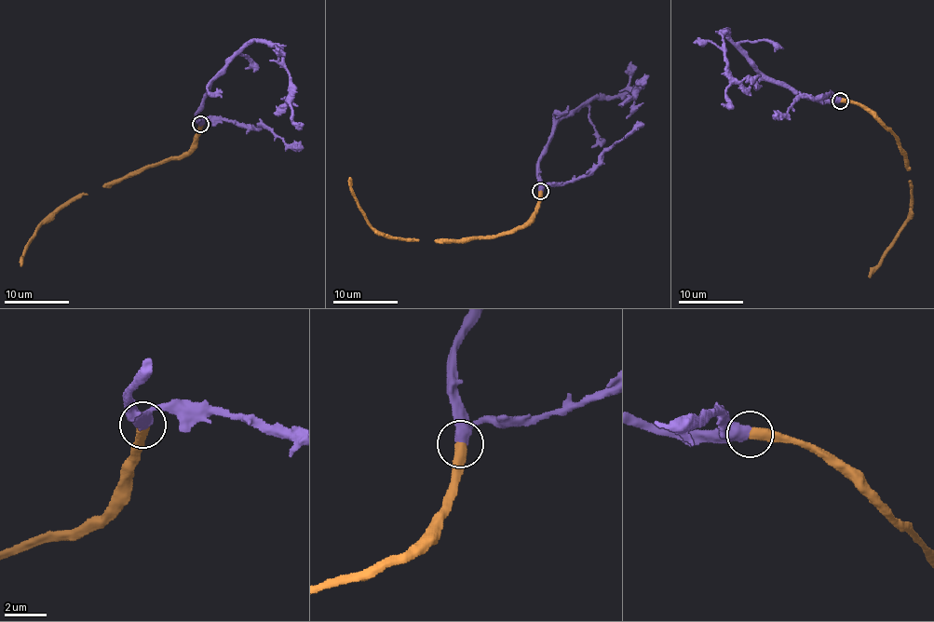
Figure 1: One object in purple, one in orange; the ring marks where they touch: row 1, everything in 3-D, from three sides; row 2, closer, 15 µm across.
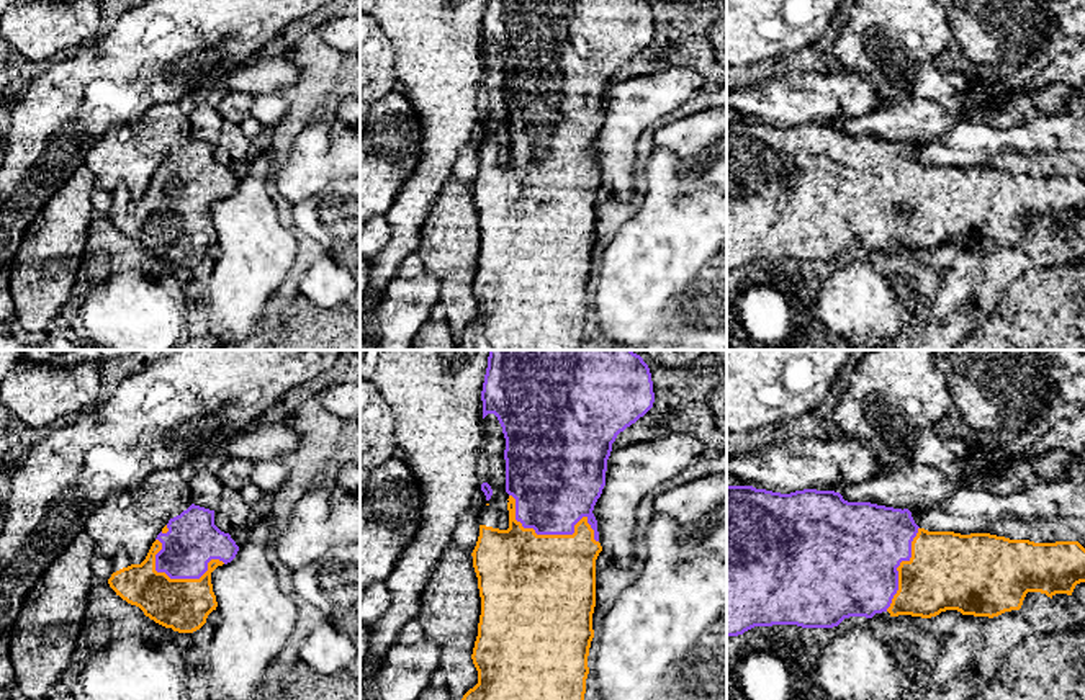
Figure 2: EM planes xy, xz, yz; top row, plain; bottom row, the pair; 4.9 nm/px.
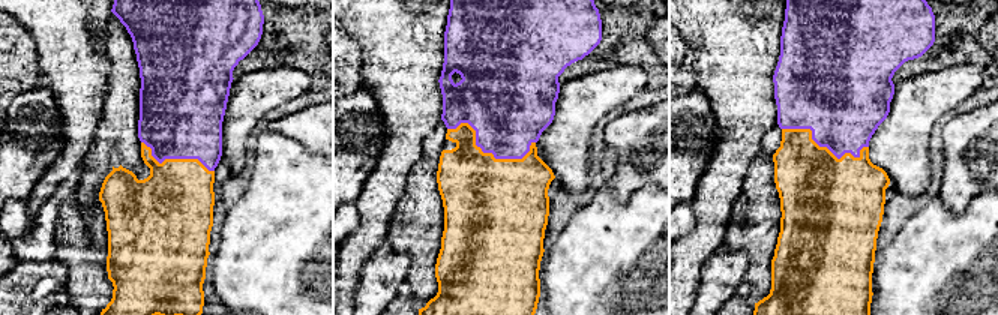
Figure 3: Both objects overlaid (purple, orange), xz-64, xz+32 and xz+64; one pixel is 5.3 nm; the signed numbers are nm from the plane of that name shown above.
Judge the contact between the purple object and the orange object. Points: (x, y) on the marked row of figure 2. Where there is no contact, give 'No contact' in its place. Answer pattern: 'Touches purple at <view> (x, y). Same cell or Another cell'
Touches purple at xz (553, 533). Same cell

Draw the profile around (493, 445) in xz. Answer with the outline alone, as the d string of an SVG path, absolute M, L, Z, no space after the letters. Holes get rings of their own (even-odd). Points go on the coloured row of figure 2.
M488 414L481 420L484 432L481 442L481 464L483 464L483 482L488 482L493 489L493 496L486 504L496 504L499 507L499 530L509 528L509 510L506 492L506 438L502 427L494 414Z

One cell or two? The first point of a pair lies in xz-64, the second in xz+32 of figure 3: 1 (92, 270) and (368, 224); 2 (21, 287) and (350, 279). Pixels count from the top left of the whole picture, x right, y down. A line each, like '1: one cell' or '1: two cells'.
1: two cells
2: two cells

